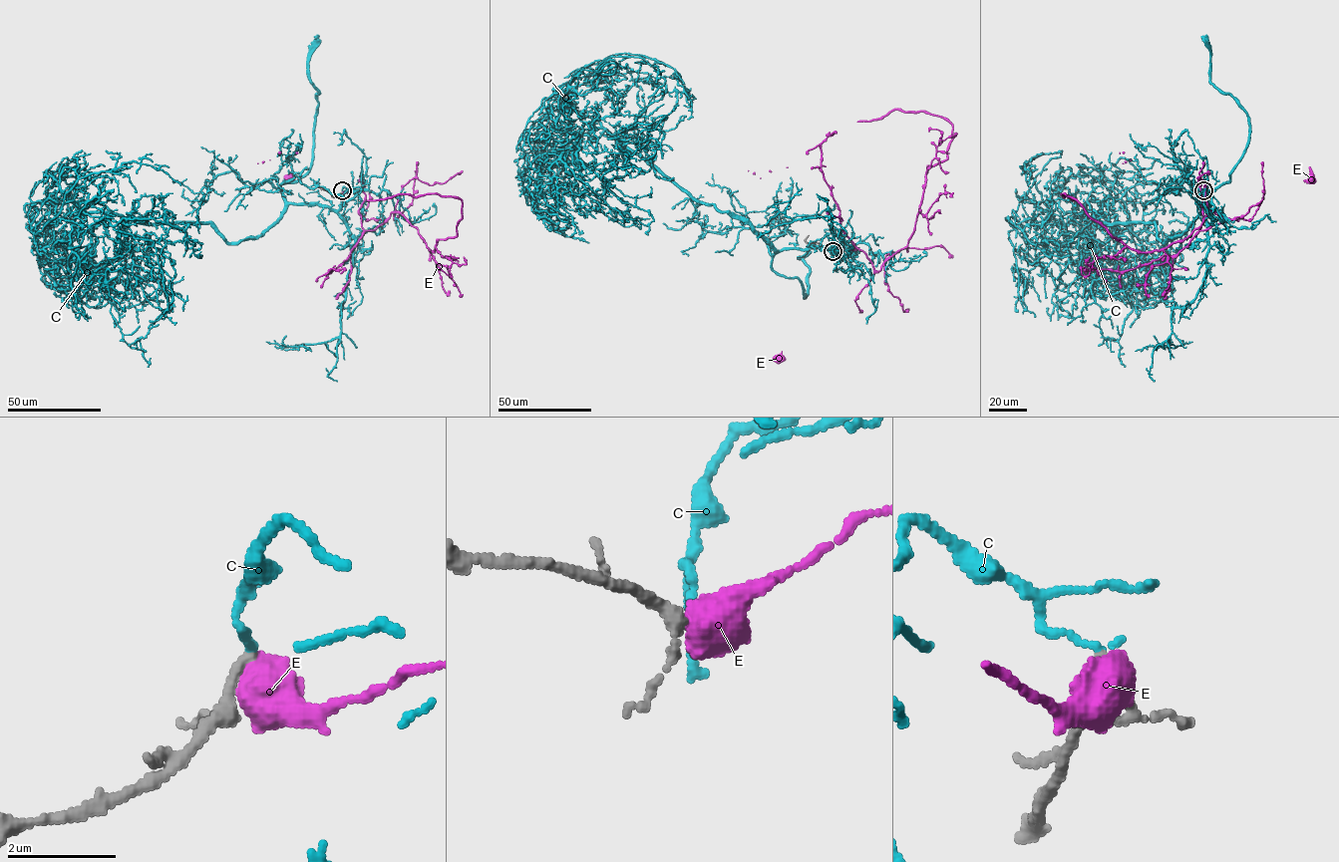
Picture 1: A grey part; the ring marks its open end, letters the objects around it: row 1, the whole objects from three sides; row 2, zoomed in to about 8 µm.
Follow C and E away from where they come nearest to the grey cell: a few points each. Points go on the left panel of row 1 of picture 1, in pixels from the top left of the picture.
C: (342, 190), (237, 243), (81, 208), (154, 242), (167, 309), (168, 280)
E: (342, 191), (365, 194), (358, 210), (364, 230), (373, 230), (383, 222), (364, 217), (369, 192), (288, 179)

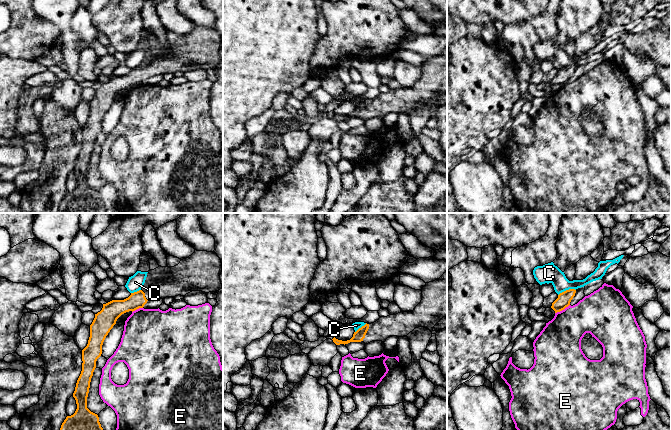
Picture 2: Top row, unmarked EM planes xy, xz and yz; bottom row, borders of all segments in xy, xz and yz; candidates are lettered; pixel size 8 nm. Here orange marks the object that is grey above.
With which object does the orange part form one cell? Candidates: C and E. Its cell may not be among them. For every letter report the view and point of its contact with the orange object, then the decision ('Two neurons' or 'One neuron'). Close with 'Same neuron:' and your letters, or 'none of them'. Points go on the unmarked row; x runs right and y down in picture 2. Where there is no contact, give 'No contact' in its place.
C: Touches orange at yz (566, 66). Two neurons
E: Touches orange at yz (562, 85). Two neurons
Same neuron: none of them

